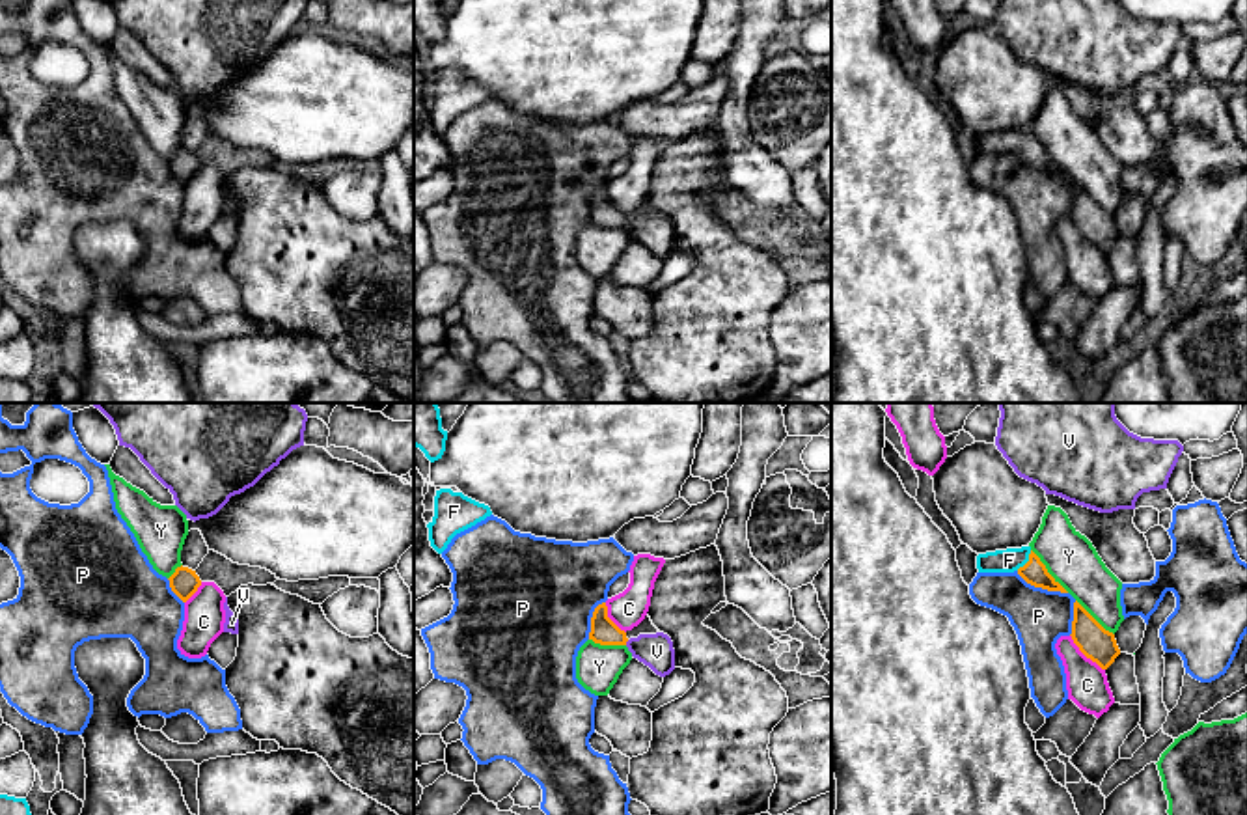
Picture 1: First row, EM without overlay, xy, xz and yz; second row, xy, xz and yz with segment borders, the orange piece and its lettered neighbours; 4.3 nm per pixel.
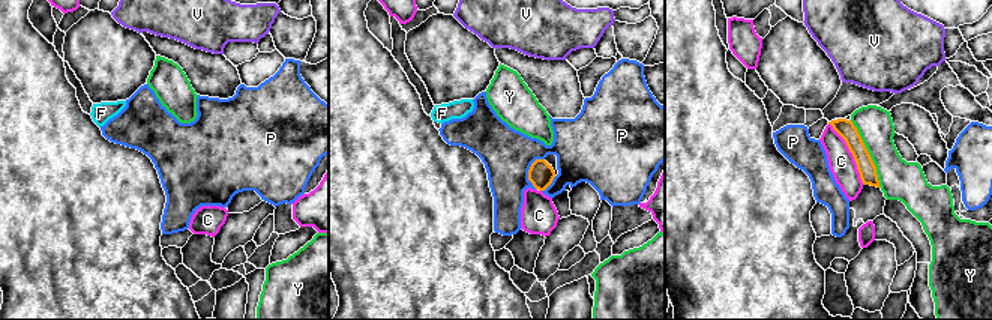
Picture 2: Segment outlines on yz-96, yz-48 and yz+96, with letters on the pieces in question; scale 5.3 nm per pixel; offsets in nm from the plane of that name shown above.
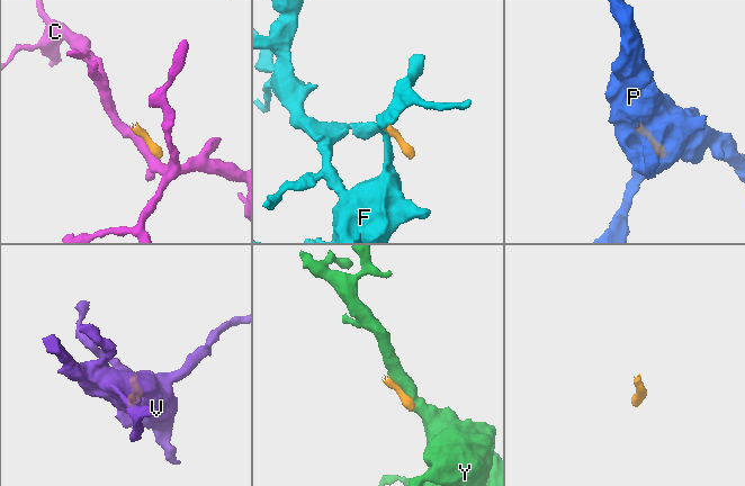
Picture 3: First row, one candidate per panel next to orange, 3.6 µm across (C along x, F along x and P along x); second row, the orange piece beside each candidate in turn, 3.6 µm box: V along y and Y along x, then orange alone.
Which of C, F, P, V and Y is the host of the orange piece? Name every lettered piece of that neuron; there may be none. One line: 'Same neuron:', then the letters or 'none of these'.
Same neuron: F

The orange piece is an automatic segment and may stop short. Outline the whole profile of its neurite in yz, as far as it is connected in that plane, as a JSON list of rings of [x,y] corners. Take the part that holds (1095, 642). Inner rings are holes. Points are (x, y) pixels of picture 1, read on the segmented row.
[[[1077,601],[1070,636],[1079,651],[1102,670],[1107,670],[1120,655],[1115,634],[1105,630]]]

